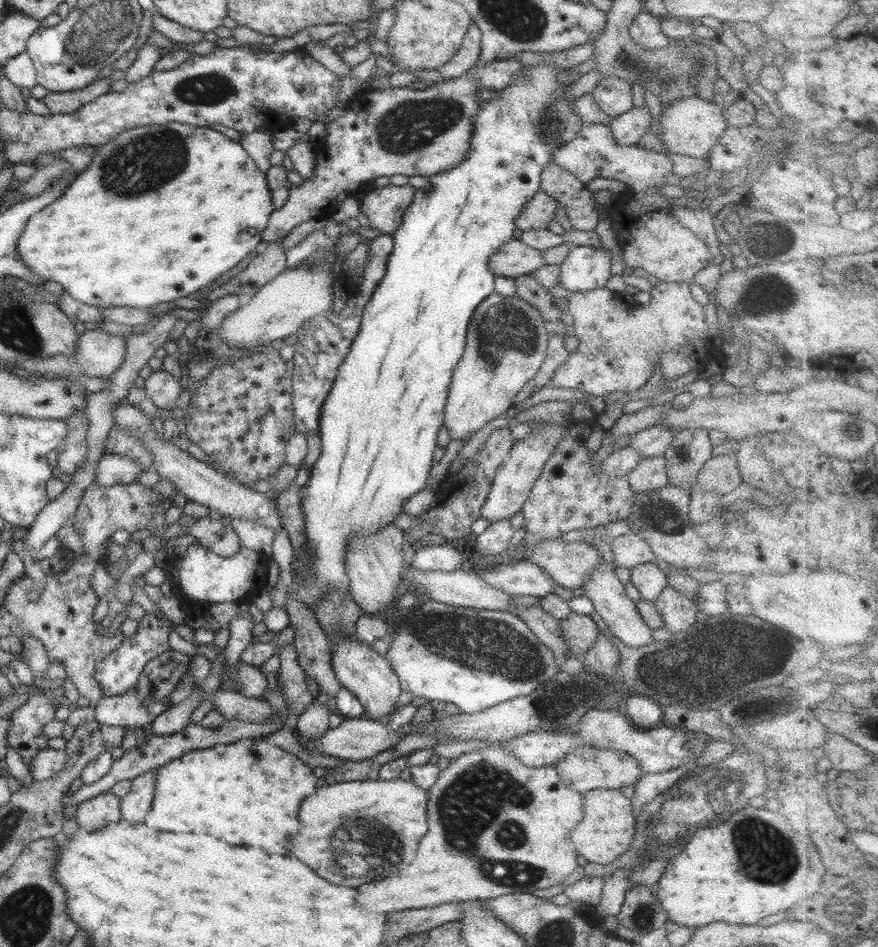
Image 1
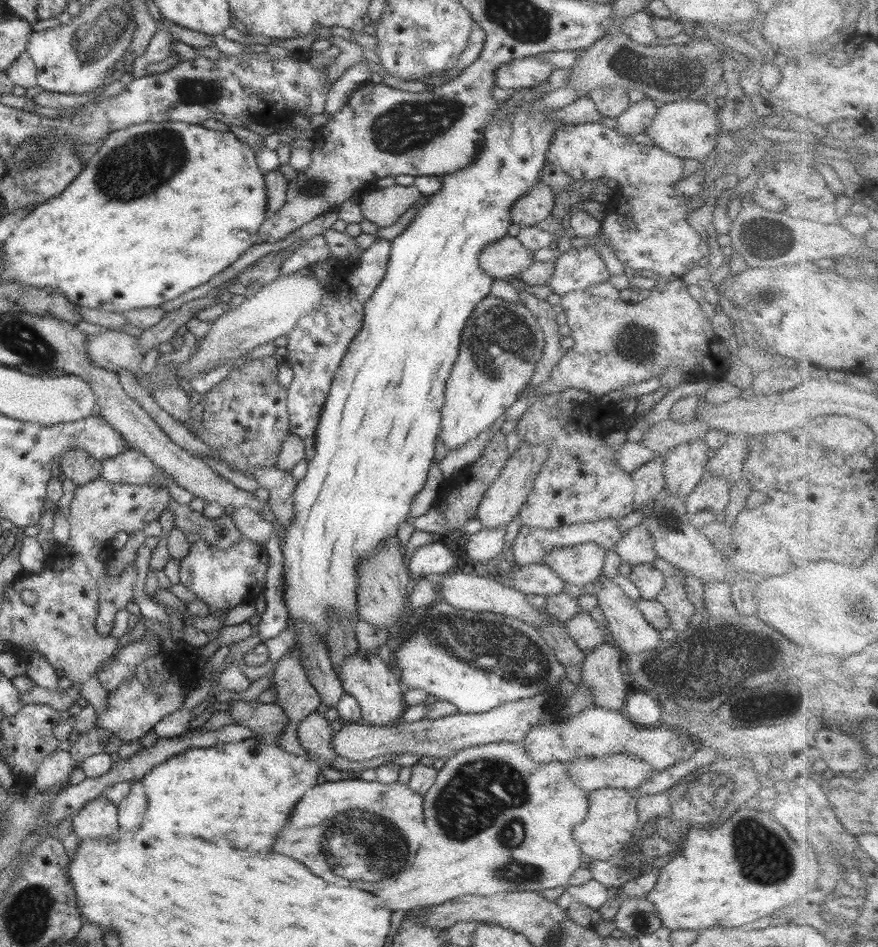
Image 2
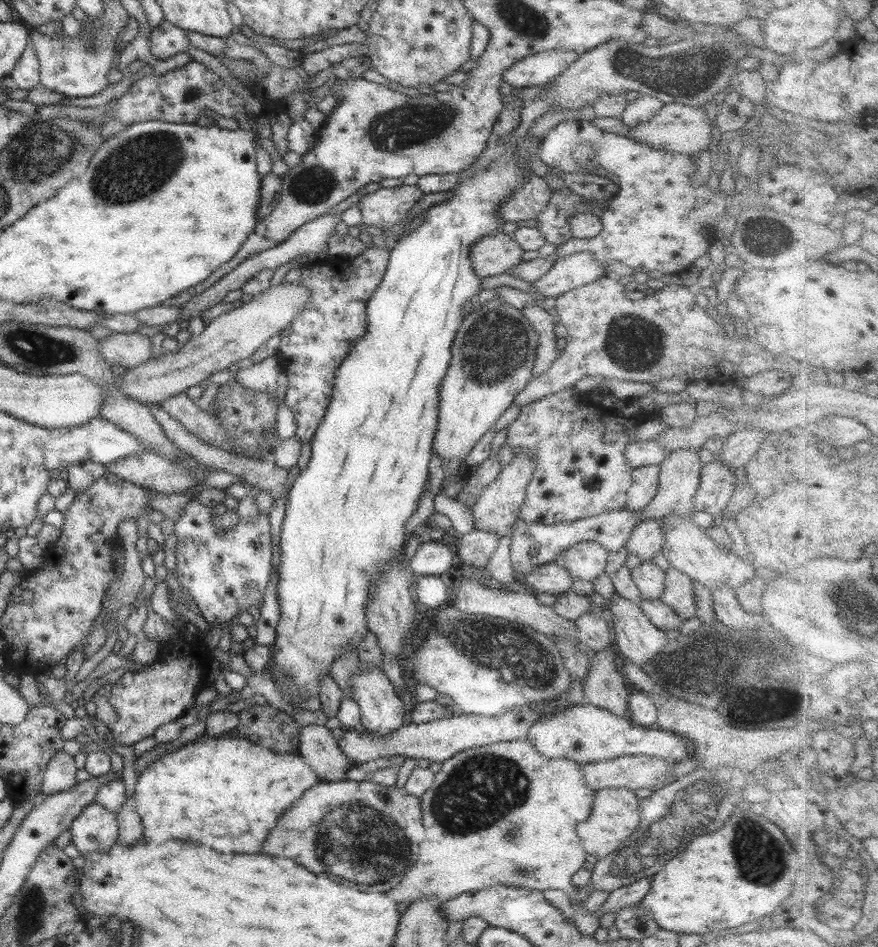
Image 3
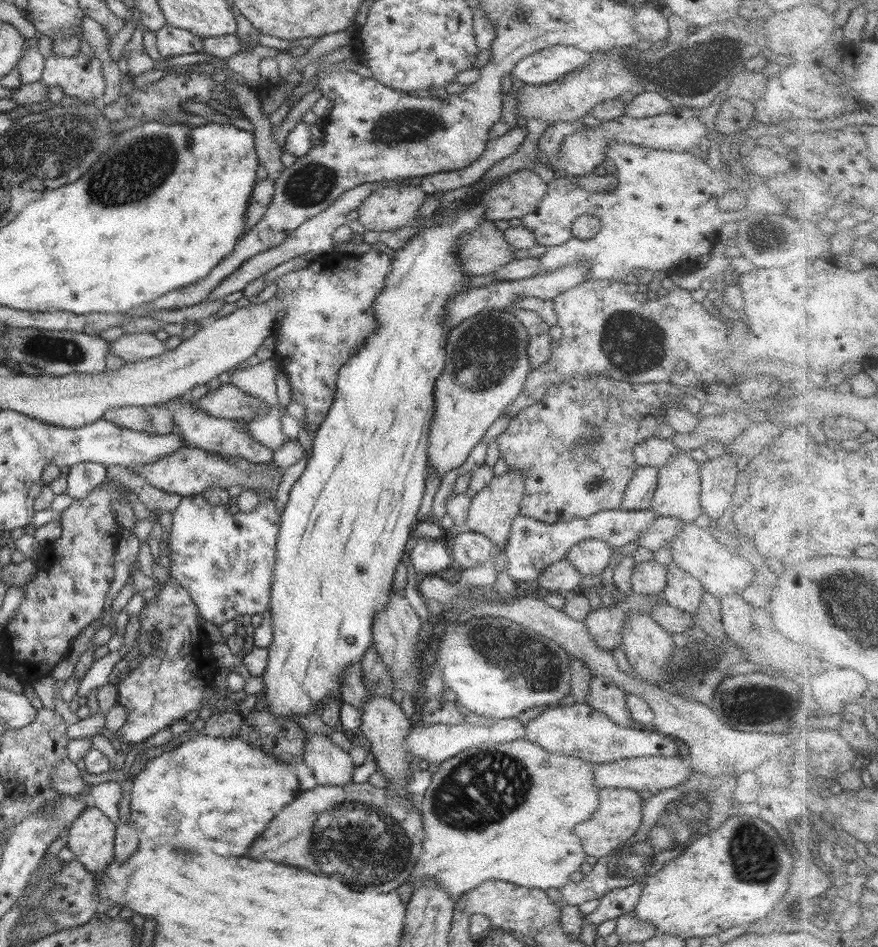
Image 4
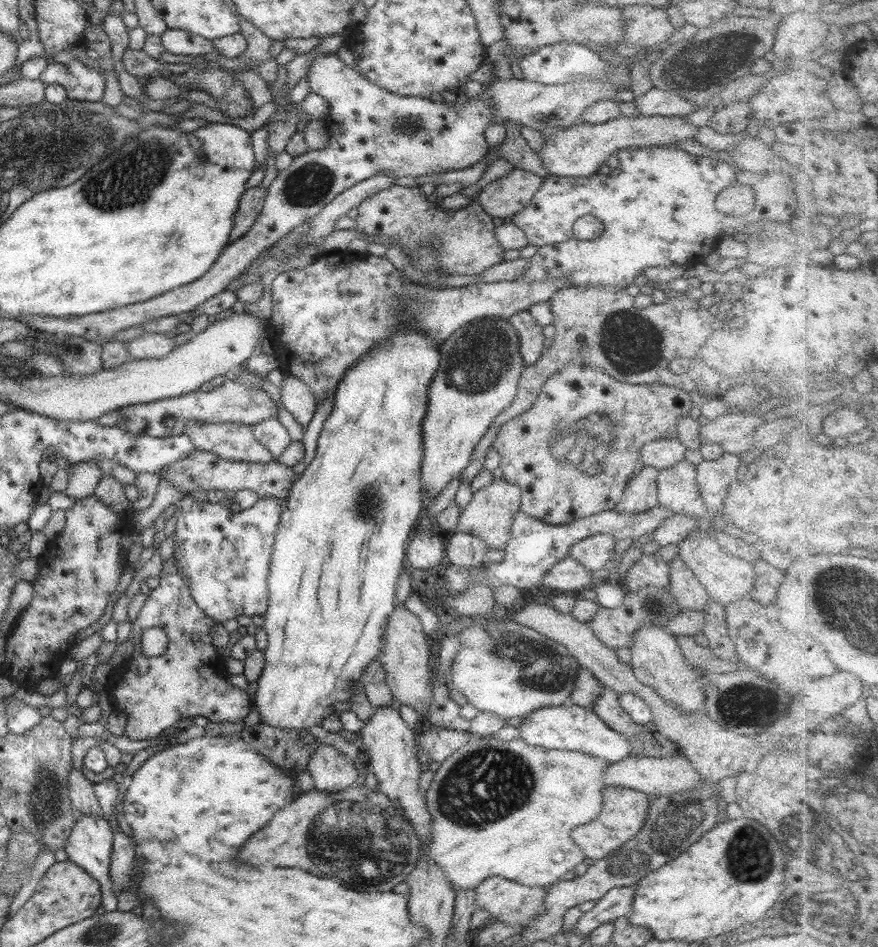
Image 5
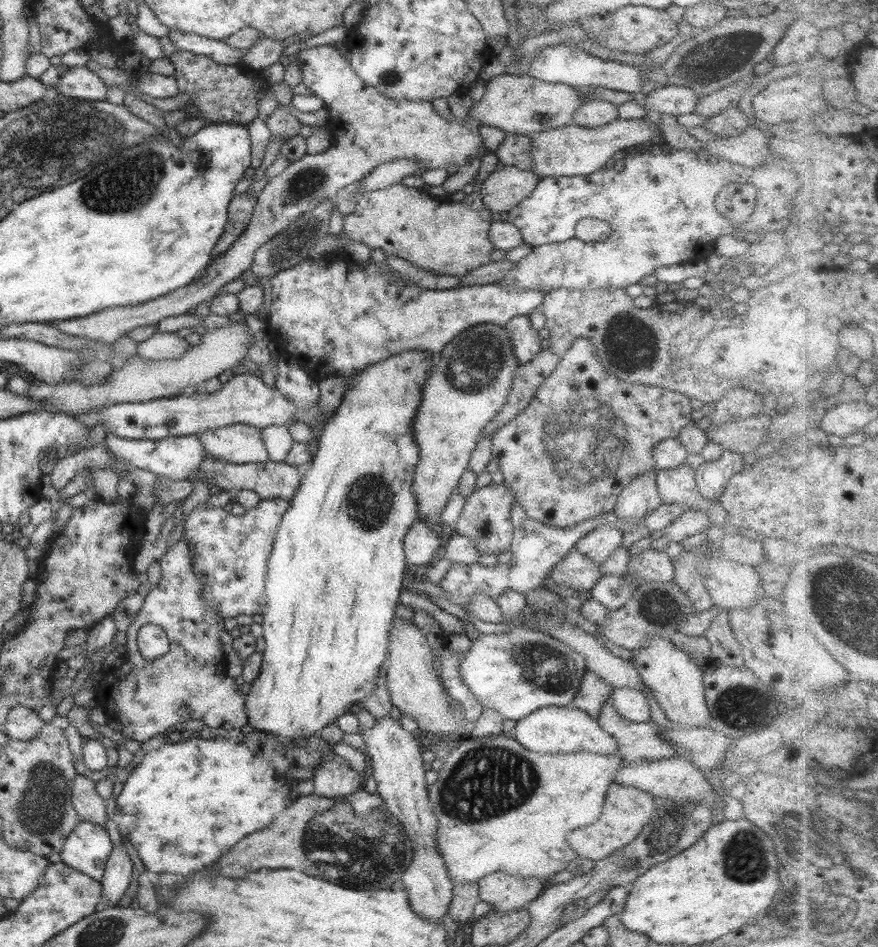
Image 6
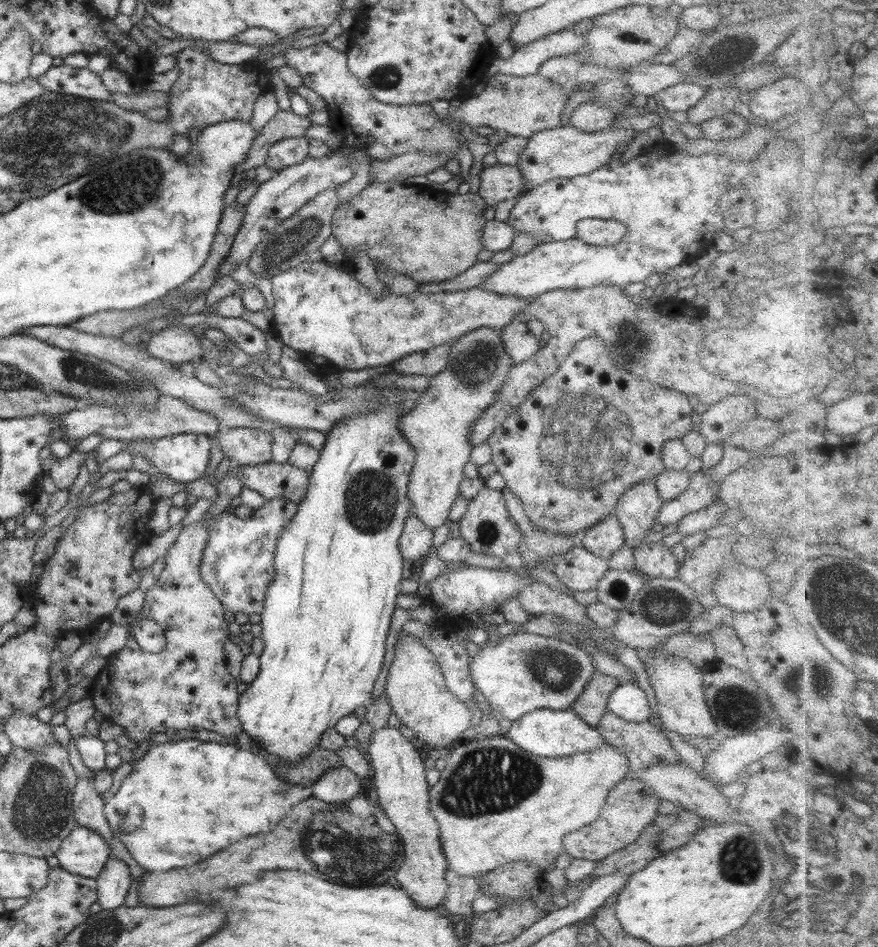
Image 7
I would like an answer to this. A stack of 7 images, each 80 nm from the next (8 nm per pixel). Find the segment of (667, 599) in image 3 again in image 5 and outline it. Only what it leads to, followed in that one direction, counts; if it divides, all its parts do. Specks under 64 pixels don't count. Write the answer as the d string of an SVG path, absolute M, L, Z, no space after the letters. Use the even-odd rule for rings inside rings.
M676 556L669 564L669 593L684 609L702 611L709 601L698 577Z

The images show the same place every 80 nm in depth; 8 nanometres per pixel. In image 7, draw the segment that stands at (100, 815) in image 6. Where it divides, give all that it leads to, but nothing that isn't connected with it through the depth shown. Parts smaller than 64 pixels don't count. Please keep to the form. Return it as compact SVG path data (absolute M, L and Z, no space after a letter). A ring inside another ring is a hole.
M92 778L77 779L73 788L73 809L75 817L83 827L94 829L110 844L113 832L104 812L104 801L95 789Z

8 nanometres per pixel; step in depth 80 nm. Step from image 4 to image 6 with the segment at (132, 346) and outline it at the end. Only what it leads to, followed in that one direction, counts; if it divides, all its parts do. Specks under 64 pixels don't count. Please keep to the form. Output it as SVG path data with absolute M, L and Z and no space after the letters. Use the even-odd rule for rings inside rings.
M155 332L147 340L133 344L133 352L148 360L168 360L183 355L191 346L175 332Z

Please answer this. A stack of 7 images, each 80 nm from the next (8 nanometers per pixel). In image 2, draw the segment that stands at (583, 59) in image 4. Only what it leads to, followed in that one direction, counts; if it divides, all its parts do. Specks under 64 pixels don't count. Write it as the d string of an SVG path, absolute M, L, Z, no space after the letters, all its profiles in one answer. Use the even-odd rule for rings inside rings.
M543 57L514 59L496 67L493 84L511 92L522 88L534 88L546 81L555 69L545 62Z

